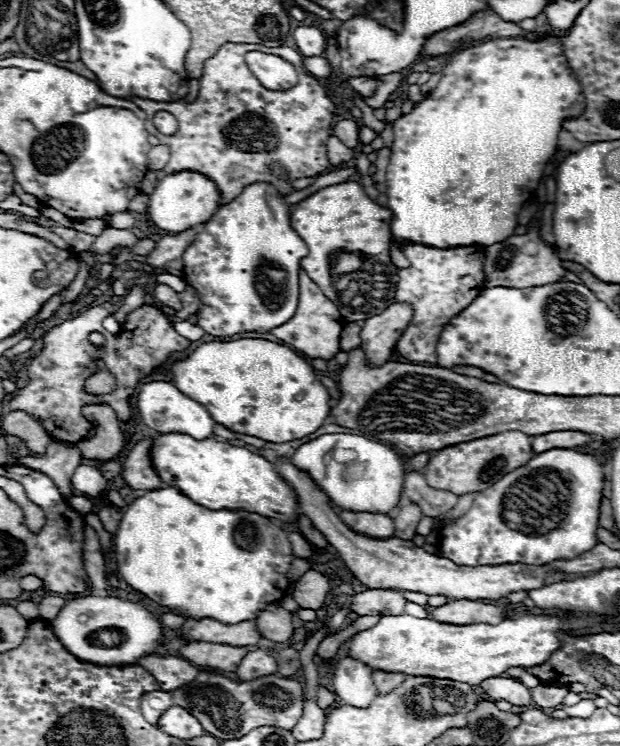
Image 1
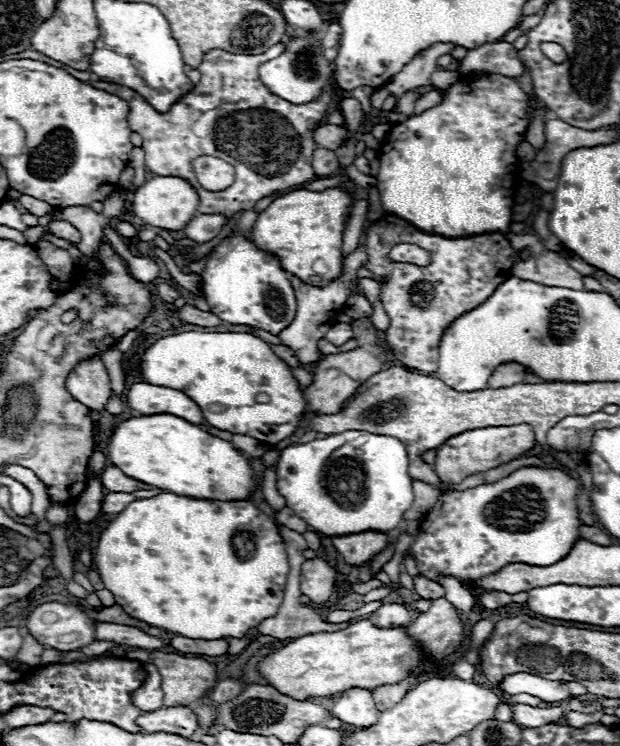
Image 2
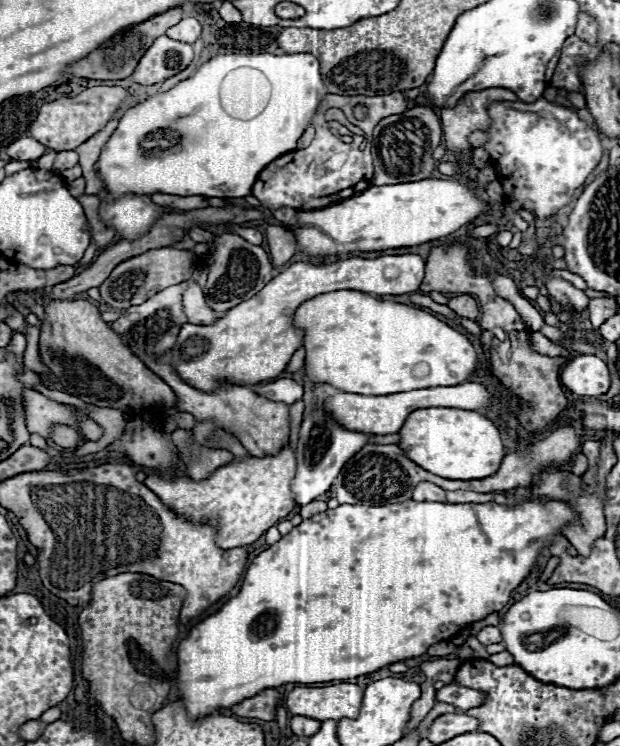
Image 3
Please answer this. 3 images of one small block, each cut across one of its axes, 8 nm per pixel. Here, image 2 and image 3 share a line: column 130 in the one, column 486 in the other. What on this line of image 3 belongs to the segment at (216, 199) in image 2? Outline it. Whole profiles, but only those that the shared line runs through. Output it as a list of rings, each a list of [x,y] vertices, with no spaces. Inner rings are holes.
[[[488,88],[480,92],[468,92],[456,108],[444,110],[442,108],[442,130],[444,130],[444,144],[446,150],[456,158],[466,158],[472,150],[468,136],[476,130],[486,130],[492,124],[488,116],[488,106],[492,102],[512,102],[518,96],[504,88]]]

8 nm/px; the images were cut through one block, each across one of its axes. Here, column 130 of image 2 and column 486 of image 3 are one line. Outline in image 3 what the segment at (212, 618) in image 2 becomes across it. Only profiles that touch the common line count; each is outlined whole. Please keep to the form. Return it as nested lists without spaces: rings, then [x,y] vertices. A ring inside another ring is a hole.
[[[406,500],[400,504],[386,506],[362,506],[362,504],[342,504],[336,510],[320,512],[308,520],[302,520],[300,526],[292,528],[290,534],[282,536],[280,542],[260,552],[246,570],[244,584],[240,594],[228,600],[222,610],[202,620],[192,628],[190,636],[178,646],[178,690],[190,718],[202,718],[218,708],[230,708],[240,704],[240,700],[256,696],[264,688],[276,688],[290,682],[330,682],[358,678],[362,674],[376,672],[394,662],[422,656],[430,646],[450,640],[458,630],[486,618],[492,612],[502,610],[510,600],[514,588],[518,588],[532,572],[538,562],[538,556],[544,548],[550,548],[556,536],[562,536],[562,528],[576,520],[576,510],[562,500],[528,500],[516,506],[486,502],[486,504],[446,504],[446,502],[416,502]]]

